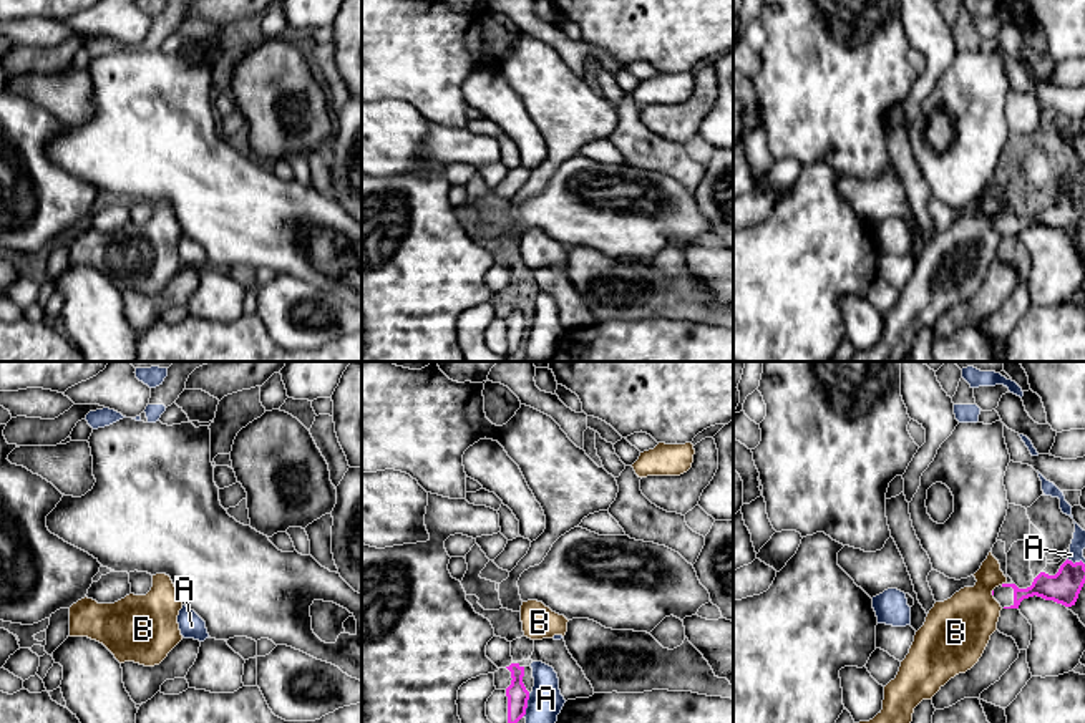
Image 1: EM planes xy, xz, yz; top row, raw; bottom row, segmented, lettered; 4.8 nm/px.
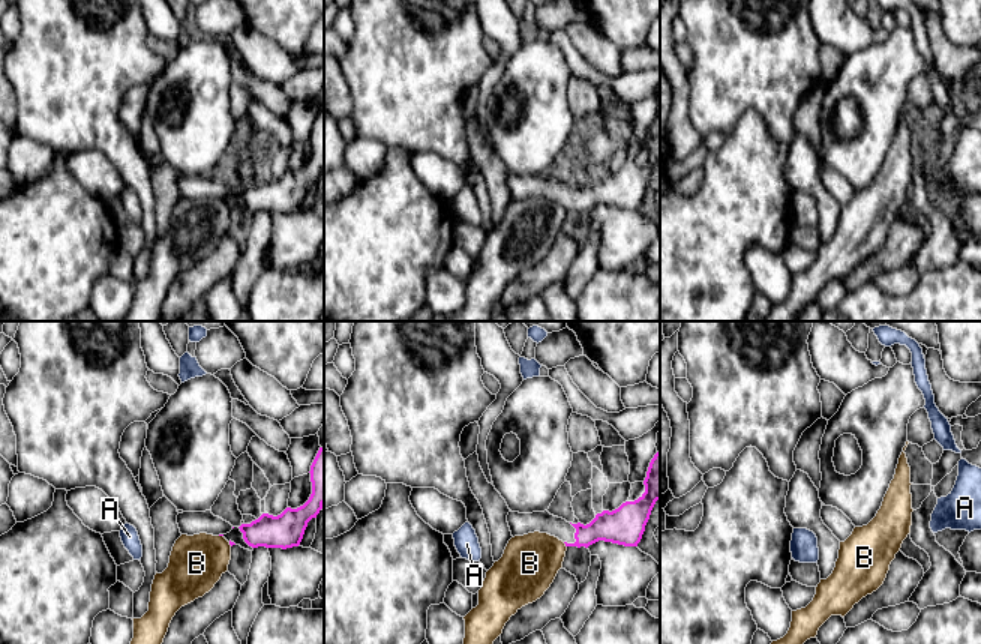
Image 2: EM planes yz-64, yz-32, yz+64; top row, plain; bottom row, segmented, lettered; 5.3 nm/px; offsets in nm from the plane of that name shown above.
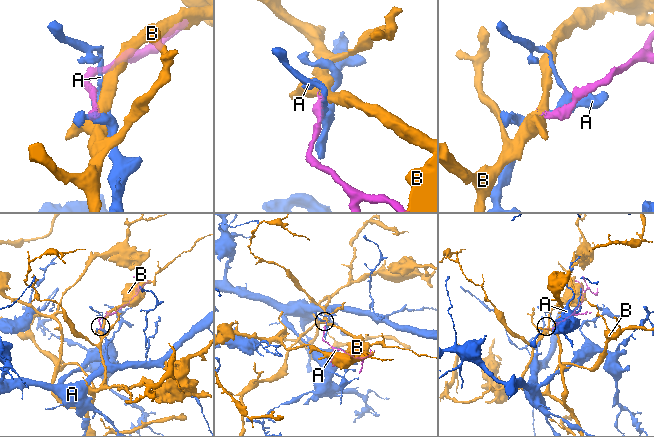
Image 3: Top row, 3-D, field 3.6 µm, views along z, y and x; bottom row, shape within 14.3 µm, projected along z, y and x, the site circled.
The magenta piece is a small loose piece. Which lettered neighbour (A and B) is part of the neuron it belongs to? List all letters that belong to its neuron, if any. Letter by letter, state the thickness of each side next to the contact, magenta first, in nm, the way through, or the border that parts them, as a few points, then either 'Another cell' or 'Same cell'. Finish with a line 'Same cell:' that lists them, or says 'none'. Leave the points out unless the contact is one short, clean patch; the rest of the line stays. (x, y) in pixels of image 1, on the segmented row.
A: Thickness 100 nm (magenta) against 170 nm. Boundary: xz (530, 693), (523, 715). Another cell
B: Thickness 130 nm (magenta) against 280 nm. Another cell
Same cell: none

